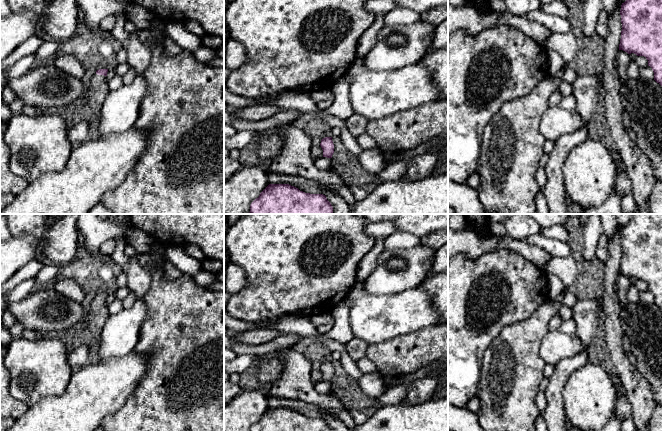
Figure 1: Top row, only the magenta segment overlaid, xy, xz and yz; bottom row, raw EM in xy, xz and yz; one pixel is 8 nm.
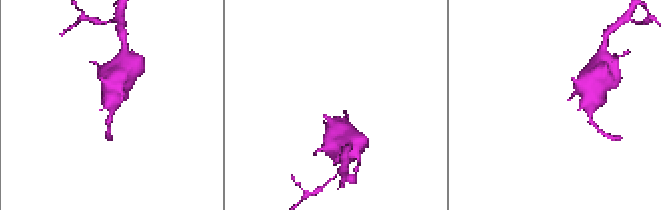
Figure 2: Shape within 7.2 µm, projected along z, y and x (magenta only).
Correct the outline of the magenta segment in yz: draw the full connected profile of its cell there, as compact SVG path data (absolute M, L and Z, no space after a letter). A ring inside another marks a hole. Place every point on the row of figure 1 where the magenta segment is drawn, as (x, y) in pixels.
M626 0L620 10L622 31L619 50L644 56L662 86L662 0Z

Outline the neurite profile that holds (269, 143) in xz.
M279 124L265 131L256 132L254 149L257 160L267 159L270 162L280 154L284 144L281 127L284 125Z

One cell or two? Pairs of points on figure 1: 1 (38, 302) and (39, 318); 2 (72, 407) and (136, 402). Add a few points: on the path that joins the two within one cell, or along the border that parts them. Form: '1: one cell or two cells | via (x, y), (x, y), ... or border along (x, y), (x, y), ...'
1: one cell | via (38, 306), (39, 314)
2: two cells | border along (138, 384), (124, 404), (116, 412), (105, 417)

